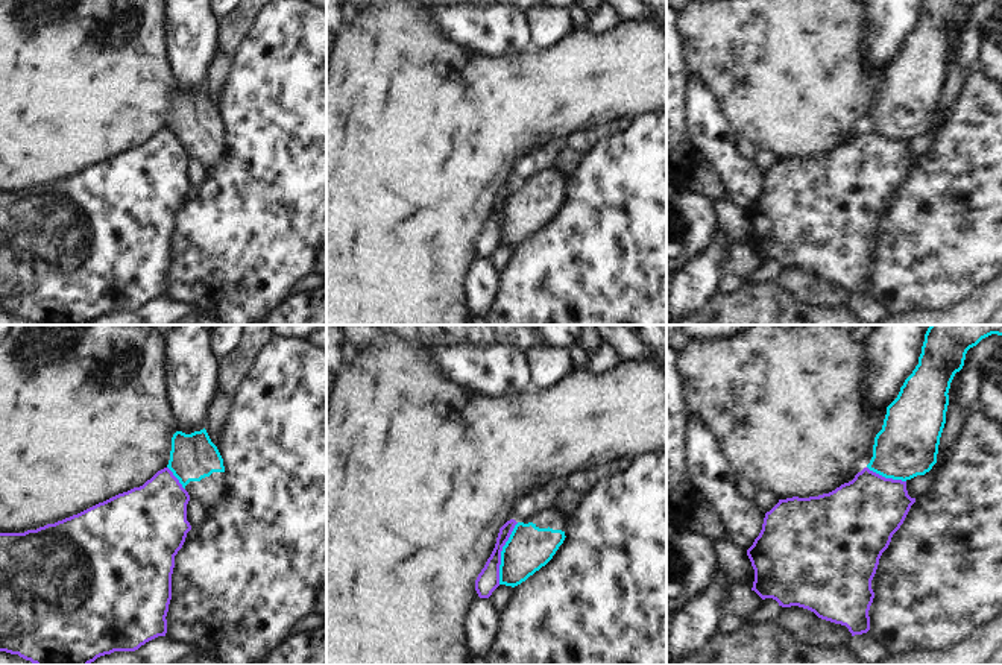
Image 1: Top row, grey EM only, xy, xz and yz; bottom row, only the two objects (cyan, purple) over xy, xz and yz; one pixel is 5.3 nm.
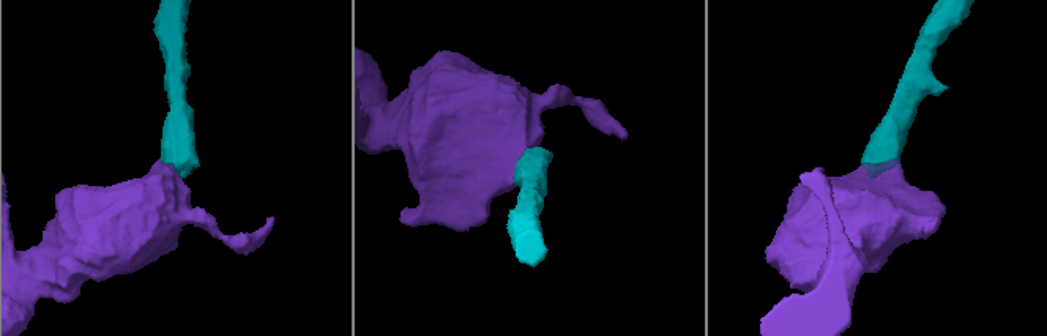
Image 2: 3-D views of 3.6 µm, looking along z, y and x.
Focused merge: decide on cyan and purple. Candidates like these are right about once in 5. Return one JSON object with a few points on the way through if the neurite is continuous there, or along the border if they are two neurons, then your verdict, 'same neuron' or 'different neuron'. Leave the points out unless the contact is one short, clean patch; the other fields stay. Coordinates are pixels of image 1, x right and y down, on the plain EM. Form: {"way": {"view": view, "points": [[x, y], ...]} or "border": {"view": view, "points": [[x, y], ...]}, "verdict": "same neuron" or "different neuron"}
{"border": {"view": "xz", "points": [[518, 182], [501, 211], [498, 243]]}, "verdict": "different neuron"}

